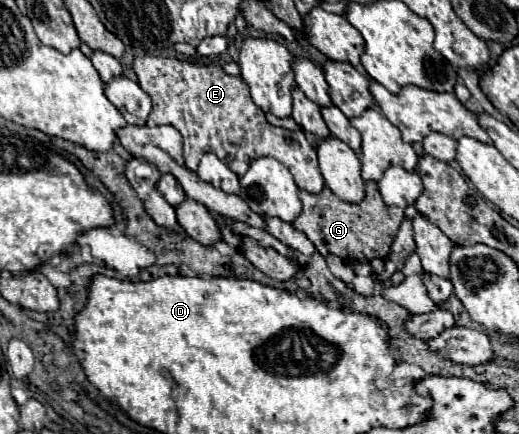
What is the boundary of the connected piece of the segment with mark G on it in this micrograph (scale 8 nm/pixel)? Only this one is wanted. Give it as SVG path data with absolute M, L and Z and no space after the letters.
M373 180L365 182L365 198L359 204L349 204L337 198L327 186L323 186L319 194L299 190L299 198L303 202L303 210L295 218L293 226L313 242L321 256L333 254L345 262L371 262L373 258L385 260L405 216L405 208L385 206L381 192L377 190L377 182Z

